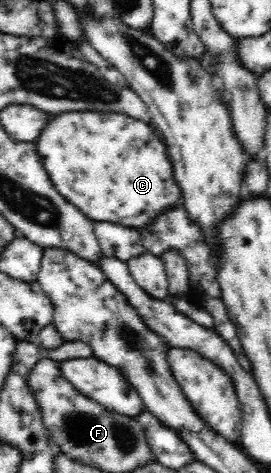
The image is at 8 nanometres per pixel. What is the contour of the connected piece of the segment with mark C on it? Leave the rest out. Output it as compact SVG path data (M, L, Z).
M64 112L50 118L48 128L33 141L42 166L56 191L68 202L76 205L90 220L109 222L140 229L152 222L158 212L180 206L180 187L174 180L173 166L168 160L166 146L150 122L136 120L125 114L100 112Z

